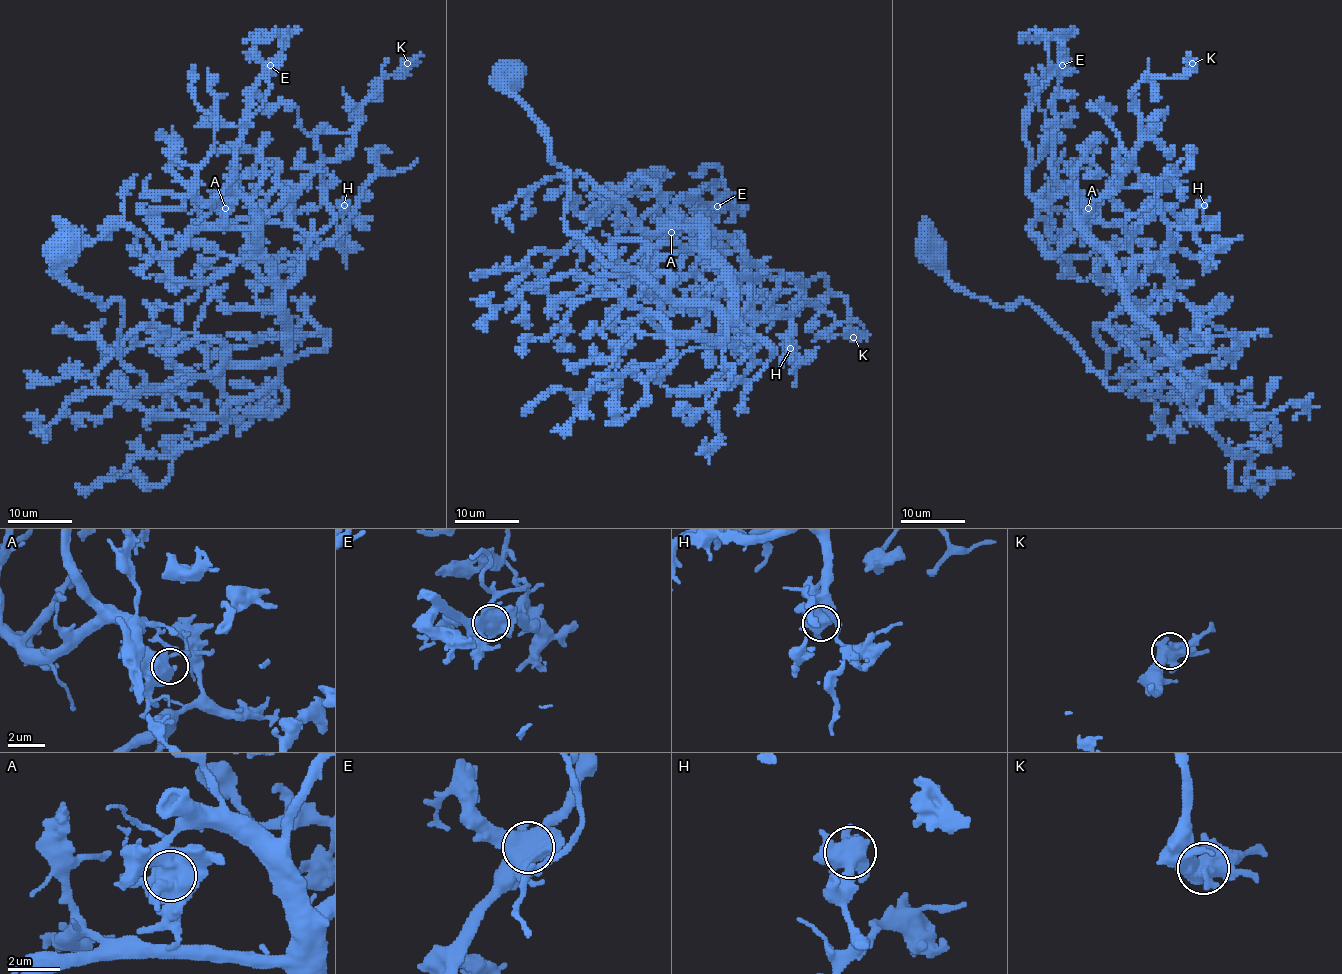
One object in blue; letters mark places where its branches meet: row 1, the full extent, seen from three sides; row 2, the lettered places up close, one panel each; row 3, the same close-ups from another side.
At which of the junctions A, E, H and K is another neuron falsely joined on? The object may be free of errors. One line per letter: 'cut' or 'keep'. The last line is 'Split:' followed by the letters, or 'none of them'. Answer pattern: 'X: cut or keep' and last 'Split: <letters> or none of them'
A: keep
E: cut
H: keep
K: keep
Split: E

